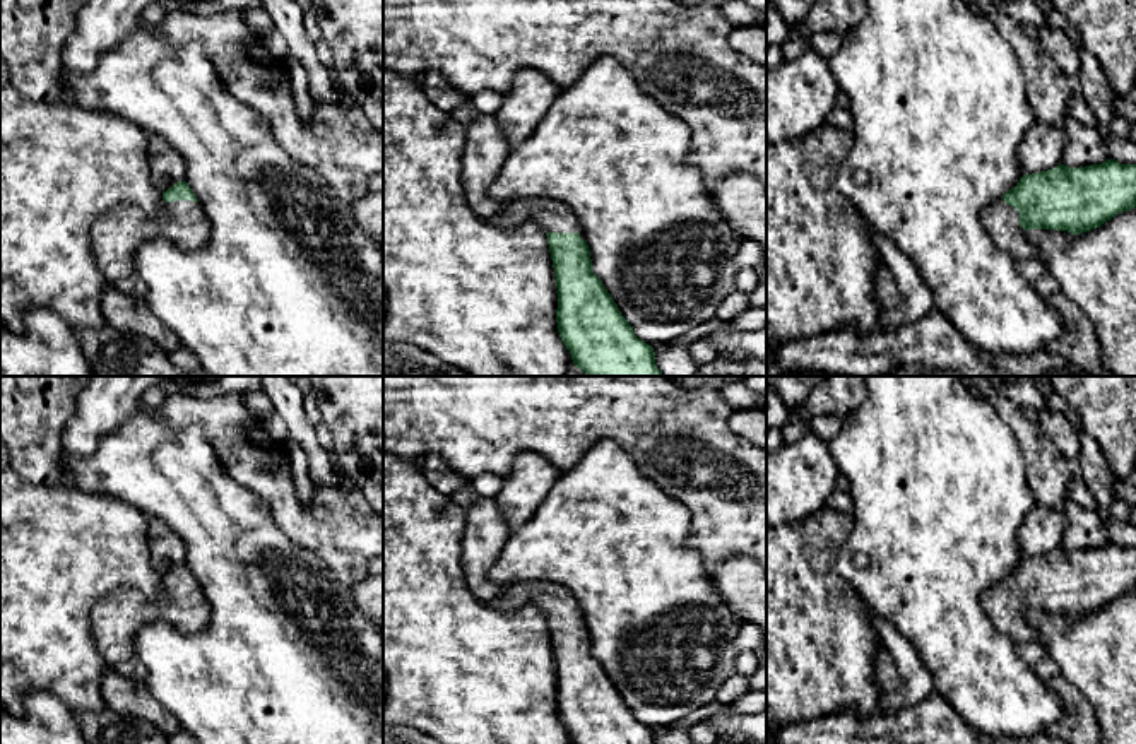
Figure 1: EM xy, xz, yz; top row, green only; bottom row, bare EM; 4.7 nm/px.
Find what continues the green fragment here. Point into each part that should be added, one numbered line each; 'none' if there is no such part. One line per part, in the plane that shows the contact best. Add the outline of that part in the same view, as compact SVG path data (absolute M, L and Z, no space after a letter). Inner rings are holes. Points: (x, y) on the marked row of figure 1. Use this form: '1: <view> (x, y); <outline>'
1: xz (553, 218); M517 200L486 222L498 229L513 229L527 221L537 222L546 233L578 233L585 239L575 212L553 200Z

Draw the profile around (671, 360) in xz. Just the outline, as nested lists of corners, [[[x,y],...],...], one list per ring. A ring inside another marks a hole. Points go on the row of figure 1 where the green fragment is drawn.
[[[659,345],[654,347],[655,364],[664,376],[695,376],[696,364],[693,363],[688,345]]]

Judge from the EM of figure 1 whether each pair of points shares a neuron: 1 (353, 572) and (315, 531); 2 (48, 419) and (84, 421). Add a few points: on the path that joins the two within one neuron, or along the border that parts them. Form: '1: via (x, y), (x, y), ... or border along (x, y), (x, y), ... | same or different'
1: via (346, 561), (325, 541) | same
2: border along (76, 407), (62, 431), (60, 460) | different

